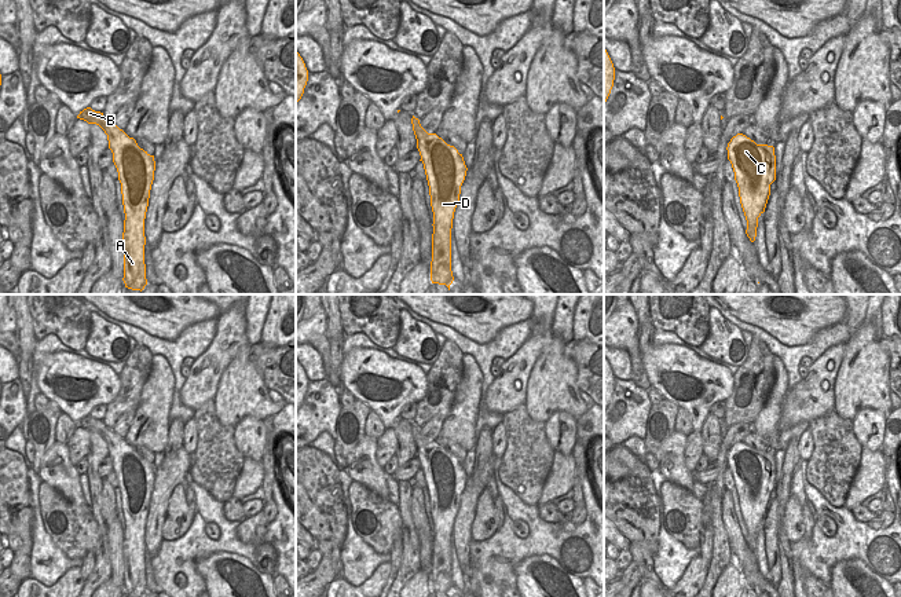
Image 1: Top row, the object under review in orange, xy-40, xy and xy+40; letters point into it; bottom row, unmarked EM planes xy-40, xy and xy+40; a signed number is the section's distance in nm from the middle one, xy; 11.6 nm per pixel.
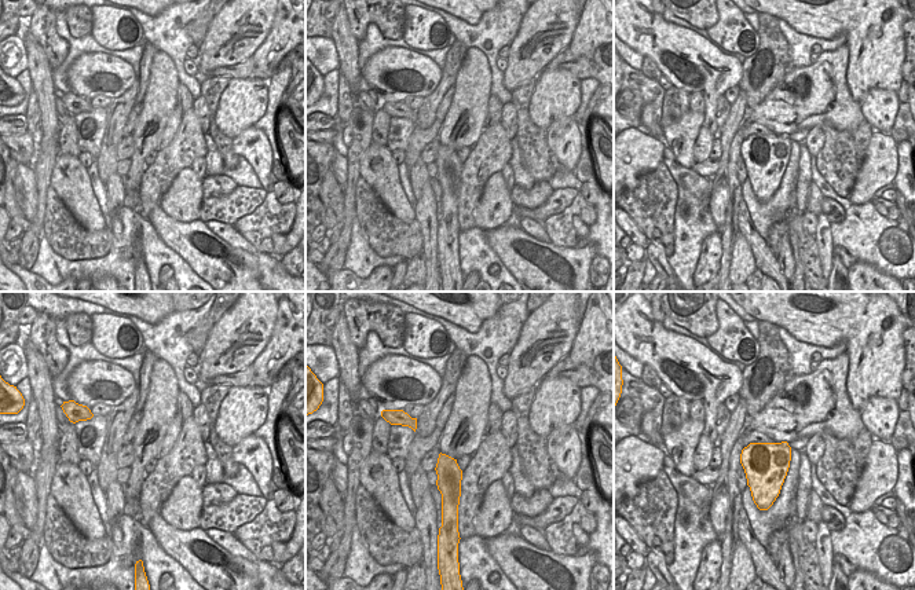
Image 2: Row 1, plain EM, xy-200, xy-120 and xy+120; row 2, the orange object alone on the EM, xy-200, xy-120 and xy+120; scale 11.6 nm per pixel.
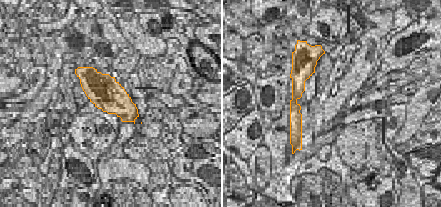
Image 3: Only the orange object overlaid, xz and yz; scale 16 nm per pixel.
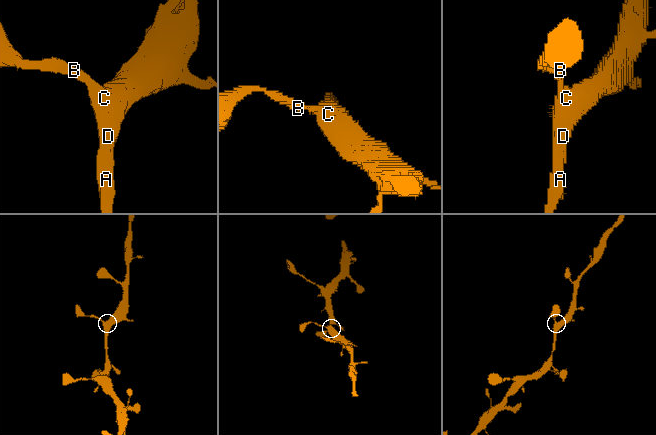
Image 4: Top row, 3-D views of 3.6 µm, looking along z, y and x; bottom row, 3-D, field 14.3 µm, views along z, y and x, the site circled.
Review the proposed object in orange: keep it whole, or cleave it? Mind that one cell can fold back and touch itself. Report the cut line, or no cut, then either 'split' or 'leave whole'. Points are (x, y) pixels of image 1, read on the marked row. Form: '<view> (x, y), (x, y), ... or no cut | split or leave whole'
no cut | leave whole

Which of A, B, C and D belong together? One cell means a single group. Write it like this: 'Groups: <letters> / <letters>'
Groups: A B C D.

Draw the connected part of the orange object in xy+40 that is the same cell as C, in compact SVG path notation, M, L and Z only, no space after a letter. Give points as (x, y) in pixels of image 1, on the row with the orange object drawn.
M737 133L730 139L726 150L747 220L746 234L754 242L758 217L765 212L770 195L770 184L776 180L774 147L757 144L746 135Z

